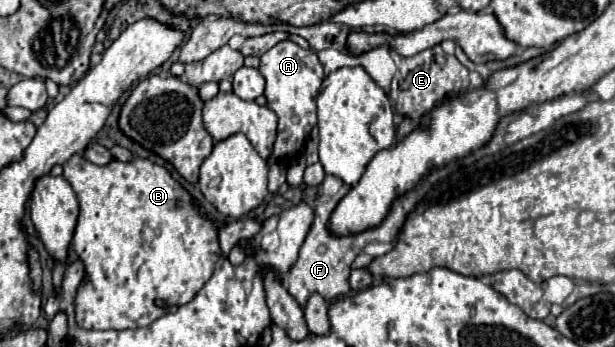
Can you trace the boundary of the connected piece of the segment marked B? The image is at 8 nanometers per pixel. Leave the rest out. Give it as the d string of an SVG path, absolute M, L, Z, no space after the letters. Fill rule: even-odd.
M74 154L68 160L64 178L70 182L80 202L74 250L86 268L86 278L76 294L76 322L82 328L124 330L148 326L164 316L168 306L188 304L188 300L192 300L192 296L196 296L196 292L210 280L220 256L216 226L198 214L190 194L164 166L146 158L134 158L130 162L110 160L104 166L96 166L82 154ZM158 300L166 306L158 306Z

